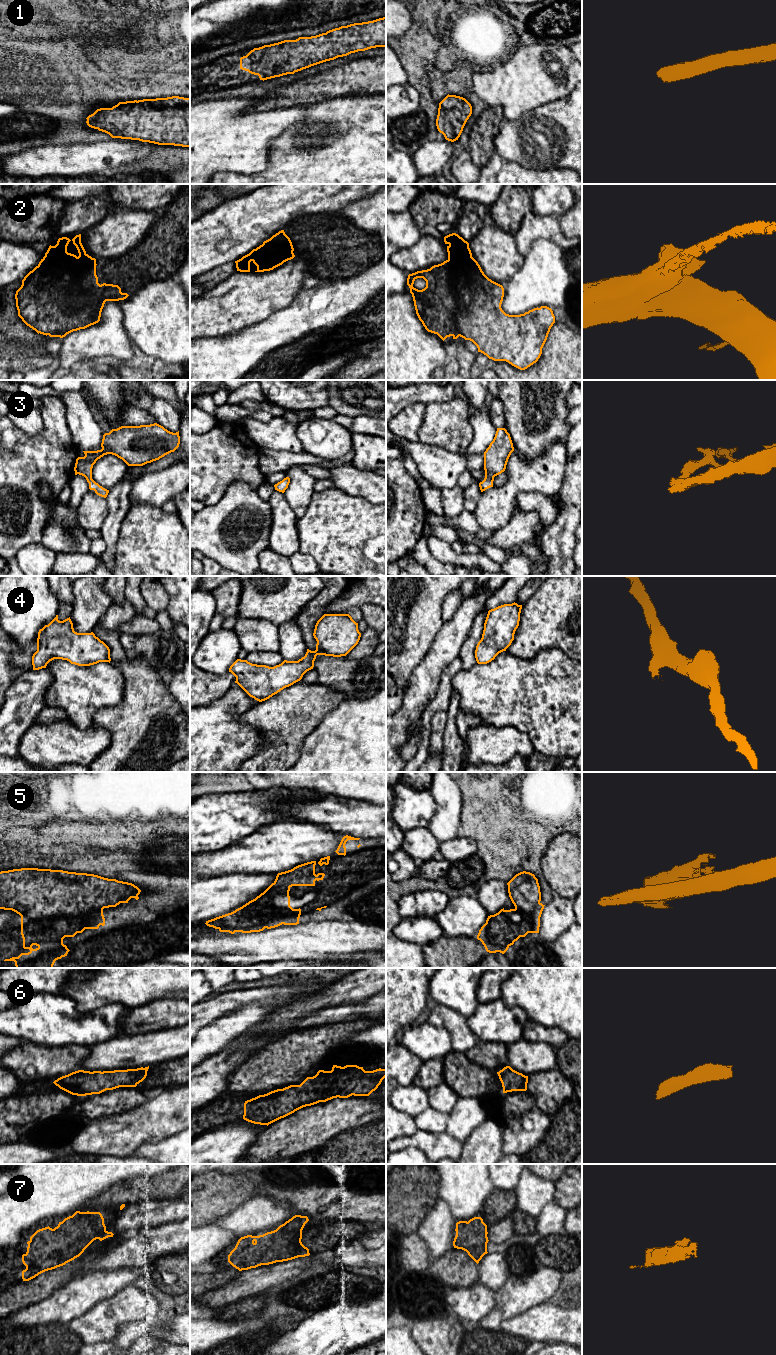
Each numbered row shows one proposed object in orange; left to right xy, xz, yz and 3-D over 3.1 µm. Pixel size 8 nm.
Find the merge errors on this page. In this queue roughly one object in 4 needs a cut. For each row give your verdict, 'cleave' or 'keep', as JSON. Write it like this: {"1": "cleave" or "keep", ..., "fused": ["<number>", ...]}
{"1": "keep", "2": "keep", "3": "keep", "4": "keep", "5": "cleave", "6": "keep", "7": "keep", "fused": ["5"]}

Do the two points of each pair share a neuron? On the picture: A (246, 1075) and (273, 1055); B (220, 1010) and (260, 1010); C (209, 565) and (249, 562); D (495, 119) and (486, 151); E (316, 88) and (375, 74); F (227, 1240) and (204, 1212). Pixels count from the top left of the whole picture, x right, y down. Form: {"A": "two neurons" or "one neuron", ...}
{"A": "one neuron", "B": "two neurons", "C": "two neurons", "D": "one neuron", "E": "one neuron", "F": "two neurons"}

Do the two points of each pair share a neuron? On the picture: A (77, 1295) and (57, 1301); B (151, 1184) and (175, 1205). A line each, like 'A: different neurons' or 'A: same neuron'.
A: same neuron
B: different neurons

